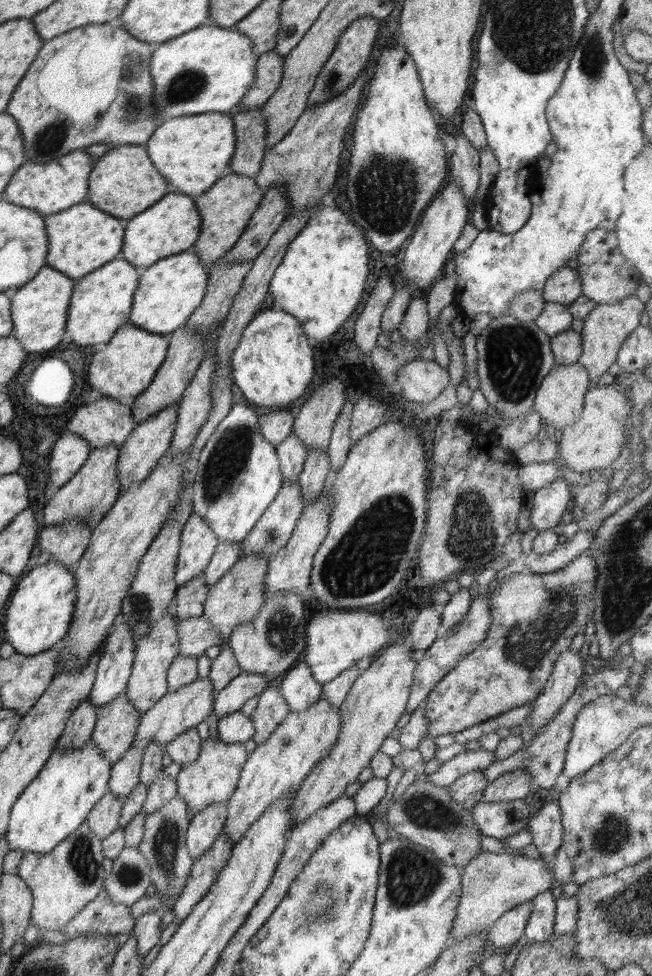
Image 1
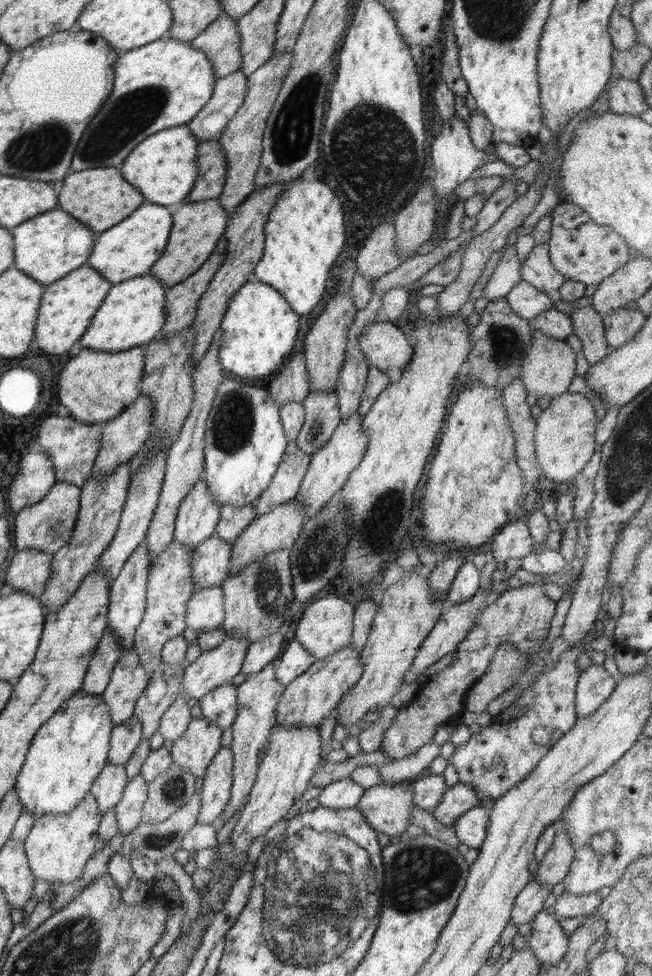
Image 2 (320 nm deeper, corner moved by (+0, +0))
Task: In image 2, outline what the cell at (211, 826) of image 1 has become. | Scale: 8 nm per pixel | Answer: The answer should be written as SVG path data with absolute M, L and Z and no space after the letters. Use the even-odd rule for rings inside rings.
M222 745L206 767L197 823L213 825L220 820L231 799L232 785L233 754L230 748Z

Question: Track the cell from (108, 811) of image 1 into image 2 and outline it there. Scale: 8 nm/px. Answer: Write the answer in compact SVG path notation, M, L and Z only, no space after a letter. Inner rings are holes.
M106 765L94 779L91 793L96 798L102 814L114 809L120 802L128 781L124 765Z

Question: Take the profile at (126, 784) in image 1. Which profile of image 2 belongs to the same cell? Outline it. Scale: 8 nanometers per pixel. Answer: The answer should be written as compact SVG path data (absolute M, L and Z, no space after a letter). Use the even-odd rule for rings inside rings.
M135 714L125 723L113 725L110 748L107 754L108 765L124 765L133 755L134 749L143 738L142 725Z

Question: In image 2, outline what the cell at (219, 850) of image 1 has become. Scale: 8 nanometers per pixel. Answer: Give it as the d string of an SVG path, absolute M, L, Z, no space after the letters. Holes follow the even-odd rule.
M276 662L267 664L258 674L246 676L246 680L237 689L237 713L232 727L231 752L233 754L233 785L231 788L231 799L220 816L219 822L224 823L242 808L244 802L249 798L256 775L258 774L258 752L263 750L266 739L269 738L271 730L275 726L276 705L285 690L276 679Z

